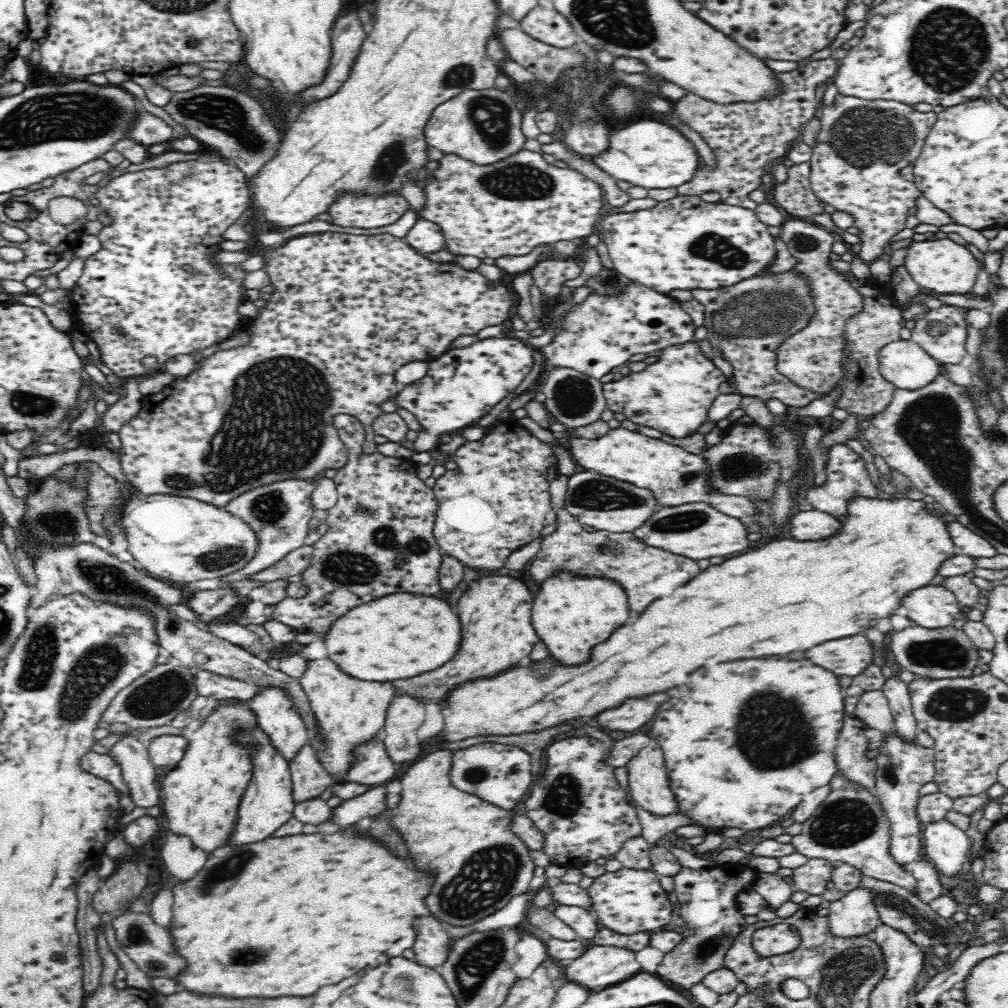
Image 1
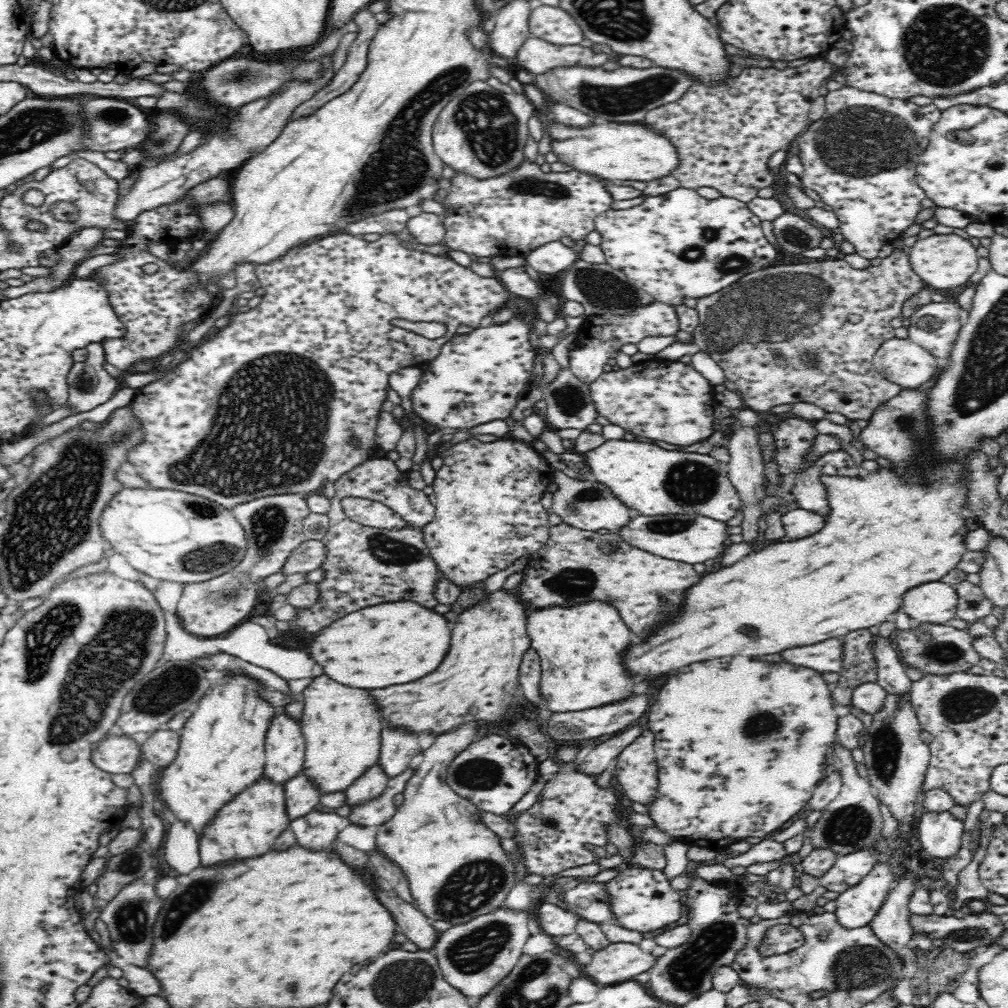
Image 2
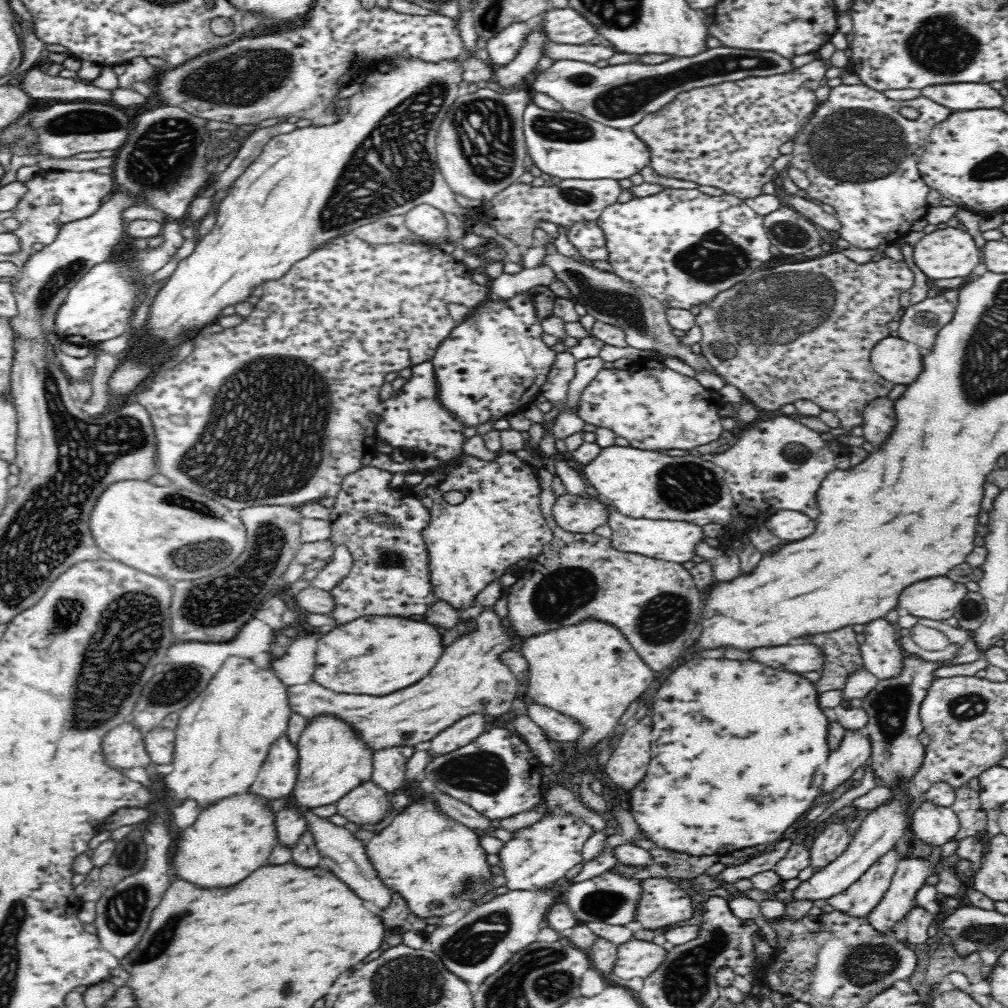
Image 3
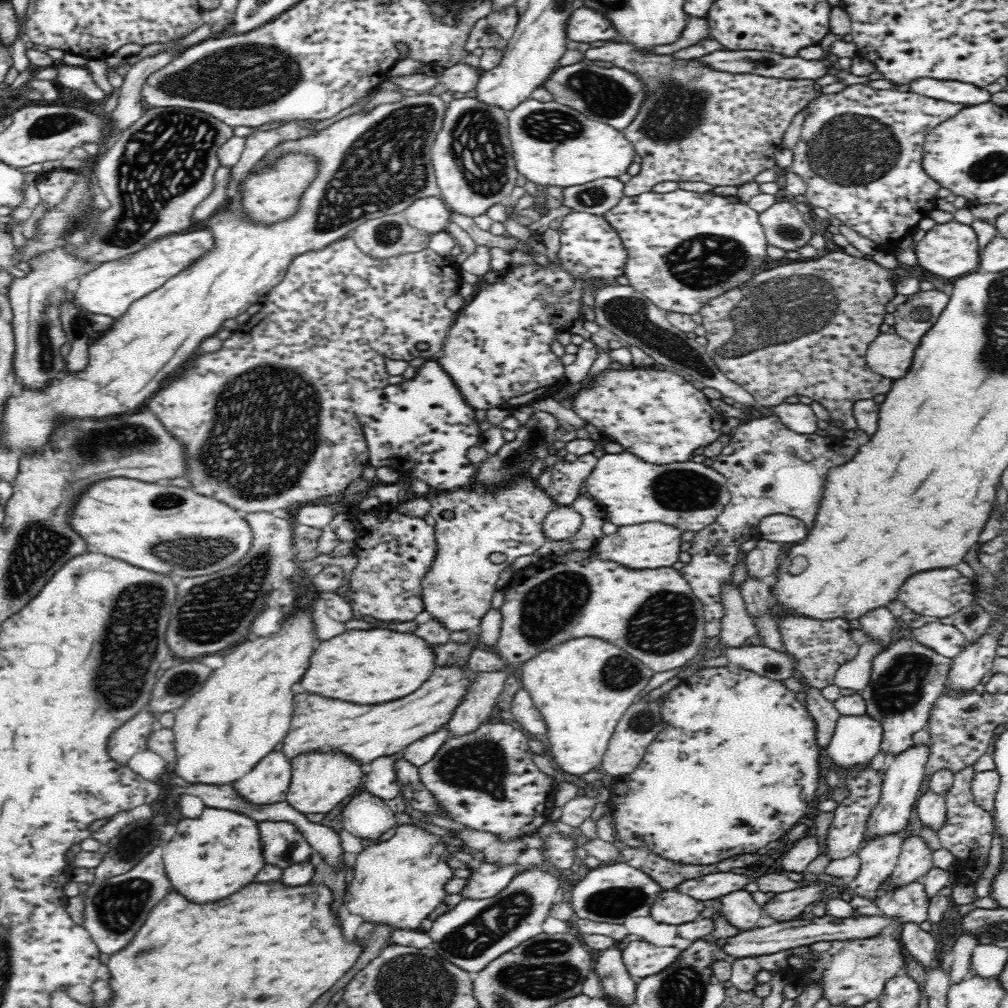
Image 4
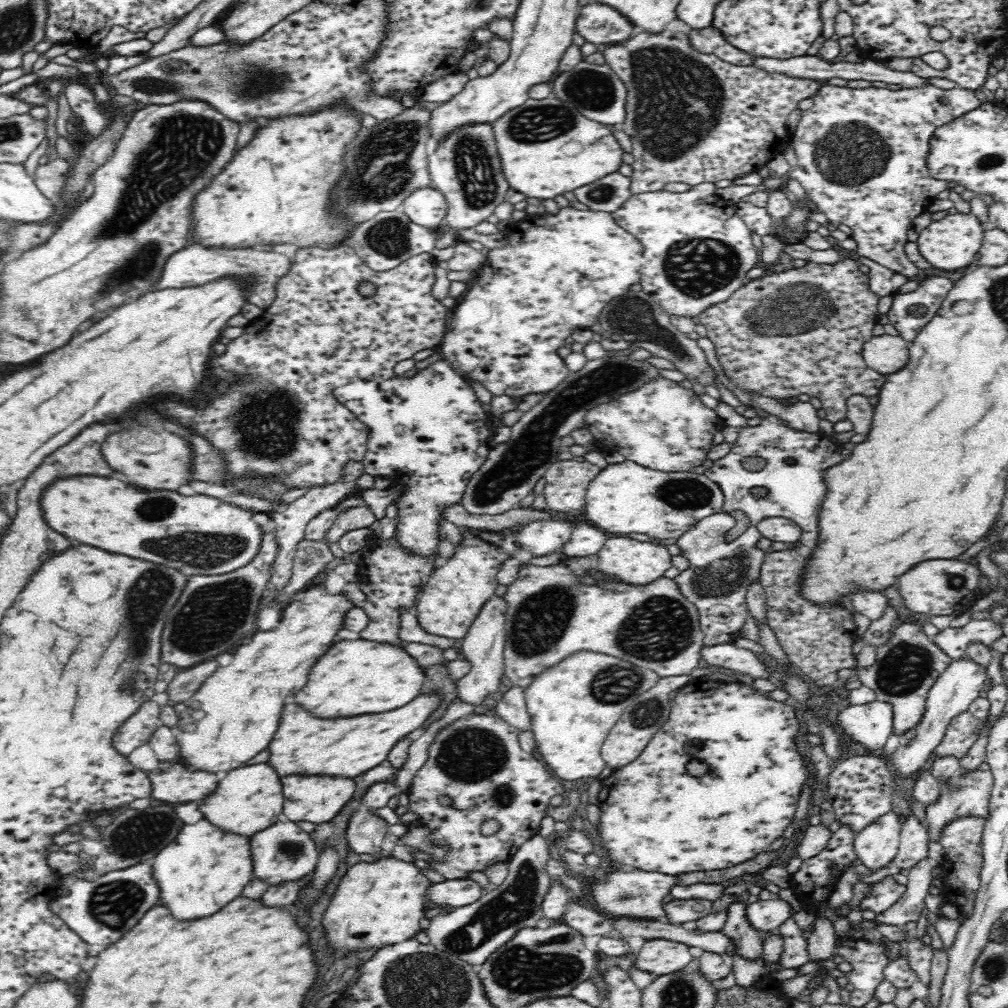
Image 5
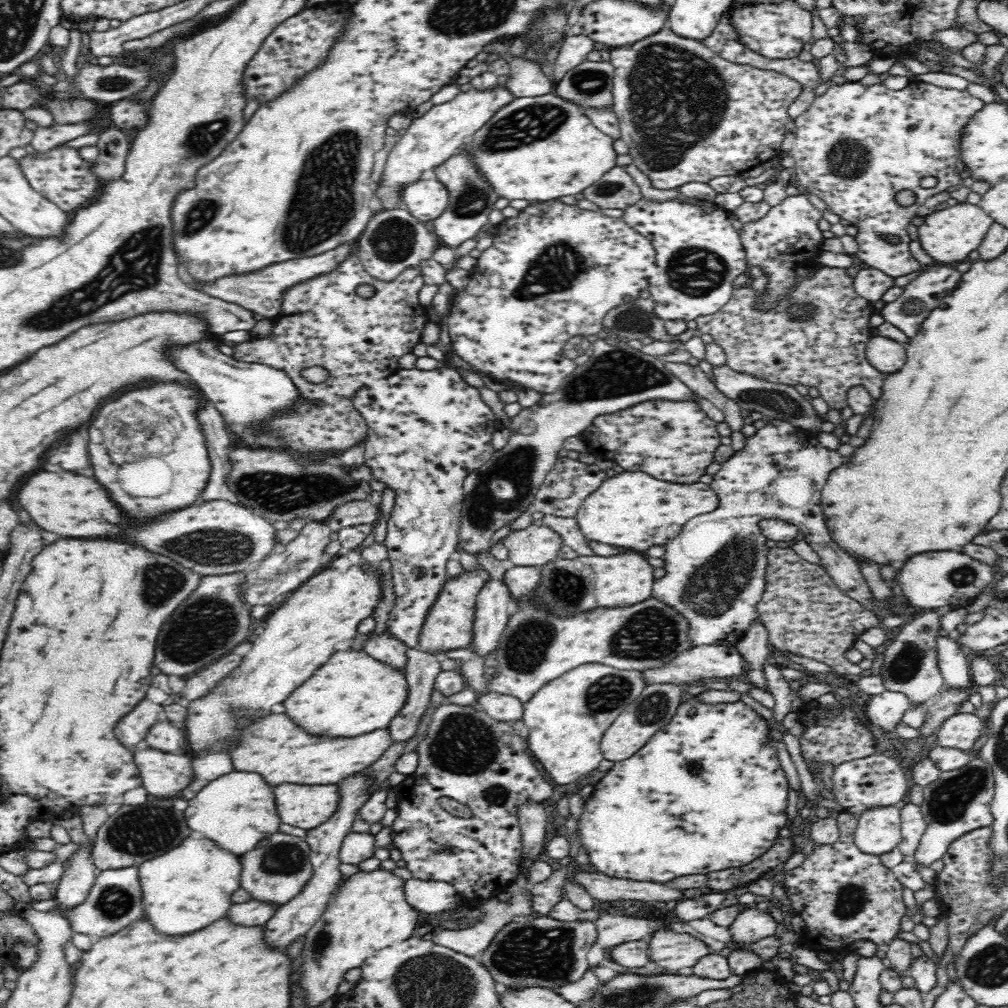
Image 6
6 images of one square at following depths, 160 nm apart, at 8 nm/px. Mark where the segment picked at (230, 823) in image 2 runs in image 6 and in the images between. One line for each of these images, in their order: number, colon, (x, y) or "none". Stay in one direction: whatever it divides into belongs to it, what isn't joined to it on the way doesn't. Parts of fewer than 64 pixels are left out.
3: (231, 839)
4: (215, 854)
5: (204, 867)
6: (187, 888)

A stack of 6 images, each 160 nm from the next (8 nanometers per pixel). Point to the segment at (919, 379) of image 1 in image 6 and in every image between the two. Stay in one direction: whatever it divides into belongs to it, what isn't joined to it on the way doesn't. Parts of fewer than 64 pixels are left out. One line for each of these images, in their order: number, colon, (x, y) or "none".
2: (901, 361)
3: (897, 360)
4: (890, 355)
5: (887, 354)
6: (887, 355)

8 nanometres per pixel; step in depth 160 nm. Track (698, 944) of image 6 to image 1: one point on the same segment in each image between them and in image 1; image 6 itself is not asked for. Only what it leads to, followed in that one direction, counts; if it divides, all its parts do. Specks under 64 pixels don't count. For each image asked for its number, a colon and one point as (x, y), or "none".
1: (601, 966)
2: (621, 961)
3: (636, 957)
4: (642, 959)
5: (657, 956)

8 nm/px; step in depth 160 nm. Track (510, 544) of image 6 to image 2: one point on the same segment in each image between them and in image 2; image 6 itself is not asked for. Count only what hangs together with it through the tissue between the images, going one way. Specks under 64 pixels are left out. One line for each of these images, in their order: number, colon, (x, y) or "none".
2: (589, 505)
3: (576, 513)
4: (563, 522)
5: (541, 537)

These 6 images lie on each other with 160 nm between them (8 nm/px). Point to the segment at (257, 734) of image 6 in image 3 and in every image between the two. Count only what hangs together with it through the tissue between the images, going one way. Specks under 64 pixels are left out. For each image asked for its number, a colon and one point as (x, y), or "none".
3: (470, 677)
4: (365, 733)
5: (304, 743)

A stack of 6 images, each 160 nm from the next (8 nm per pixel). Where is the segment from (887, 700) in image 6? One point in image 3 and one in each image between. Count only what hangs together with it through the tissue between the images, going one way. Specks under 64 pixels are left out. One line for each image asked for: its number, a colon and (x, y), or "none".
3: (854, 750)
4: (856, 740)
5: (870, 724)

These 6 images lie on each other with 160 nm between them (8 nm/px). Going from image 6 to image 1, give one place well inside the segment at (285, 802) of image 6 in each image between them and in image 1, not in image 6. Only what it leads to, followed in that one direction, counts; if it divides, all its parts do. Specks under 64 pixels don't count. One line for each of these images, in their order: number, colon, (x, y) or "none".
1: (348, 711)
2: (342, 726)
3: (333, 759)
4: (320, 779)
5: (318, 798)

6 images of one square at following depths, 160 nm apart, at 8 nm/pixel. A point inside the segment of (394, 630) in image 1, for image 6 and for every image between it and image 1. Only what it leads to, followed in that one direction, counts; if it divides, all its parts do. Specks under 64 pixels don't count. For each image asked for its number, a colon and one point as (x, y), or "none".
2: (394, 642)
3: (356, 658)
4: (374, 666)
5: (361, 676)
6: (353, 693)

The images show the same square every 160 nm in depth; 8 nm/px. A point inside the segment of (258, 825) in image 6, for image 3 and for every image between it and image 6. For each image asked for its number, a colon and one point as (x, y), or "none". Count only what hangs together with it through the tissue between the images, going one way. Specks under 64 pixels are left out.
3: (277, 777)
4: (268, 782)
5: (249, 799)

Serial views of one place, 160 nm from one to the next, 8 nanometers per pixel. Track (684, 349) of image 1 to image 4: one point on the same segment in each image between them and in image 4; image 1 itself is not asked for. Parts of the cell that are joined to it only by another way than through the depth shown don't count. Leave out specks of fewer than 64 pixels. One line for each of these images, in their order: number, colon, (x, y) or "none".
2: (673, 402)
3: (656, 408)
4: (657, 415)

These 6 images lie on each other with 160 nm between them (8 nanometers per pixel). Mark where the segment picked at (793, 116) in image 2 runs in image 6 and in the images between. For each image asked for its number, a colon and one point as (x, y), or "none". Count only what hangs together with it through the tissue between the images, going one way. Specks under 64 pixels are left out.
3: (728, 135)
4: (699, 124)
5: (696, 119)
6: (687, 115)

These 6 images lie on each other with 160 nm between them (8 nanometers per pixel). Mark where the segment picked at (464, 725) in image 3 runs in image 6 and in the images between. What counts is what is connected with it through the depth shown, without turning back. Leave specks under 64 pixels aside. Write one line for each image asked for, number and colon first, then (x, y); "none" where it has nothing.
4: (476, 708)
5: (483, 646)
6: (494, 603)

